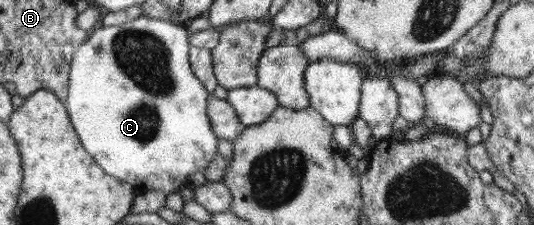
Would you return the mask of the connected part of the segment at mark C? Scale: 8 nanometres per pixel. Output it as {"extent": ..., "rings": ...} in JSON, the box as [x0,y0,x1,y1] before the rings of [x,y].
{"extent":[63,16,218,194],"rings":[[[141,16],[134,18],[134,20],[126,21],[118,26],[101,26],[98,25],[93,29],[92,36],[88,38],[88,42],[84,42],[76,52],[74,52],[74,58],[72,58],[72,64],[69,72],[68,82],[68,98],[63,101],[66,105],[68,115],[70,115],[70,121],[74,125],[74,131],[76,135],[84,145],[84,148],[88,151],[88,154],[95,158],[95,161],[108,172],[112,174],[114,178],[120,179],[126,183],[130,183],[136,187],[138,192],[150,191],[150,190],[162,190],[166,194],[172,192],[178,192],[178,188],[182,186],[191,186],[188,179],[192,174],[196,172],[203,172],[206,170],[206,166],[214,160],[214,156],[218,154],[218,137],[212,129],[212,123],[208,119],[208,98],[210,93],[204,87],[204,83],[200,82],[200,79],[192,72],[192,65],[190,65],[190,41],[189,30],[183,24],[176,24],[172,21],[165,21],[159,18],[148,18]]]}

